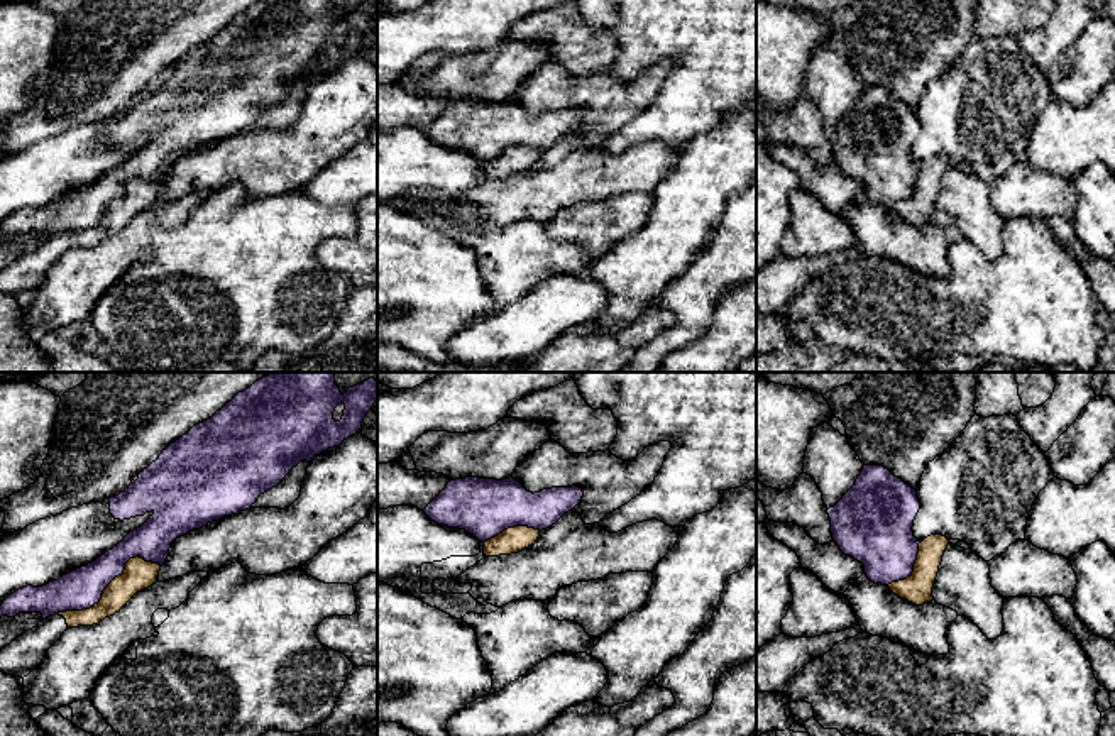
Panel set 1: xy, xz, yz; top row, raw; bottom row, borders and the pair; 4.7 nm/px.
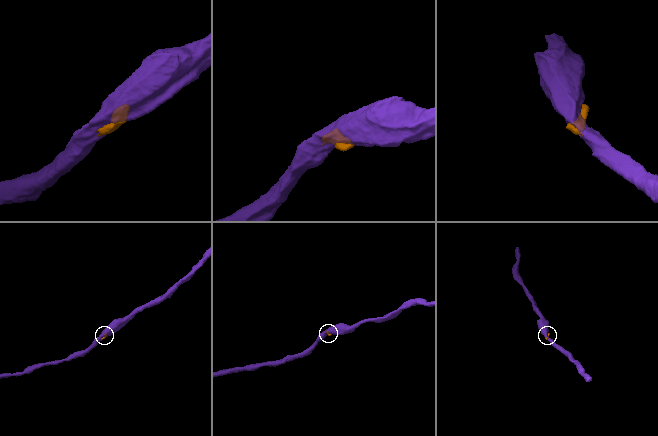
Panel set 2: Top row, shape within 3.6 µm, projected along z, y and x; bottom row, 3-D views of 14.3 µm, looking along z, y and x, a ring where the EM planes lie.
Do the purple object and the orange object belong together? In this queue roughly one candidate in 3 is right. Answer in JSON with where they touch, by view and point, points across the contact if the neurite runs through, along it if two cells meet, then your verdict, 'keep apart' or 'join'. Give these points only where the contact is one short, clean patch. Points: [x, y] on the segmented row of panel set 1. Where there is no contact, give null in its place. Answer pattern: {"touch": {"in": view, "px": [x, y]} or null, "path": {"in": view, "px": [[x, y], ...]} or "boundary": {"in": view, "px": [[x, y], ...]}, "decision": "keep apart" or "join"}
{"touch": {"in": "xy", "px": [107, 586]}, "decision": "keep apart"}

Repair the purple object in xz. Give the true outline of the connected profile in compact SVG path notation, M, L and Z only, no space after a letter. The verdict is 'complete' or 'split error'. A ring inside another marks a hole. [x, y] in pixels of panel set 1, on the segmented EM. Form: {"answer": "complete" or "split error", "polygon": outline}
{"answer": "complete", "polygon": "M465 477L450 481L423 511L431 521L465 530L484 543L514 526L547 530L572 511L582 496L577 486L533 494L513 477Z"}

